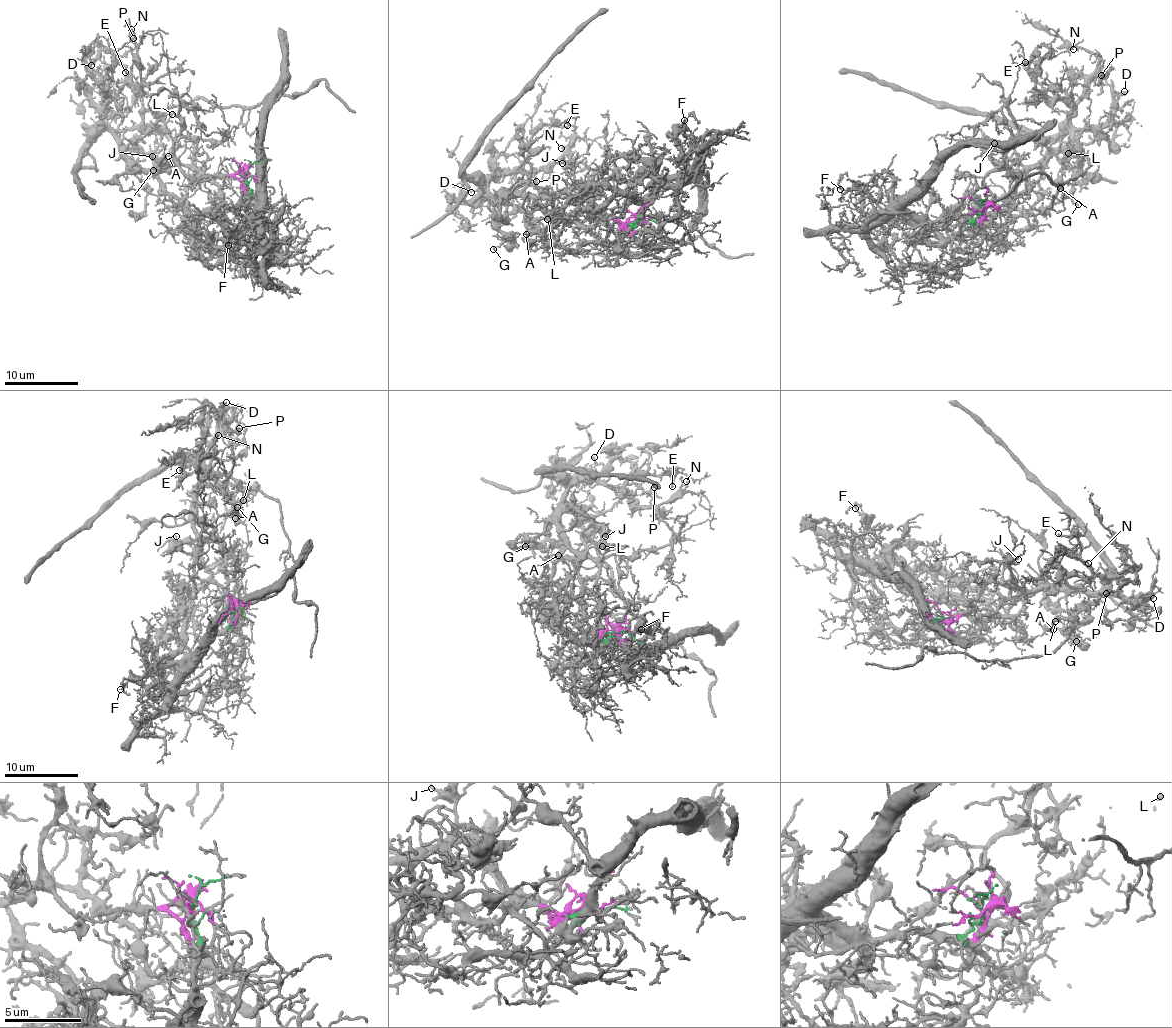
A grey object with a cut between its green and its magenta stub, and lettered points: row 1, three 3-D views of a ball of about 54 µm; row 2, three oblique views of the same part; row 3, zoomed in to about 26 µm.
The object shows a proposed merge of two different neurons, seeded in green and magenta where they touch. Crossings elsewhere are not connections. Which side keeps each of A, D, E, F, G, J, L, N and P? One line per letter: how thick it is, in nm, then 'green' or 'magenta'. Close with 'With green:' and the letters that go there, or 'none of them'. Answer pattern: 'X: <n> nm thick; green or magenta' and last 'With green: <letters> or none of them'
A: 120 nm thick; magenta
D: 130 nm thick; magenta
E: 150 nm thick; magenta
F: 140 nm thick; green
G: 150 nm thick; magenta
J: 110 nm thick; magenta
L: 120 nm thick; magenta
N: 100 nm thick; magenta
P: 130 nm thick; magenta
With green: F

